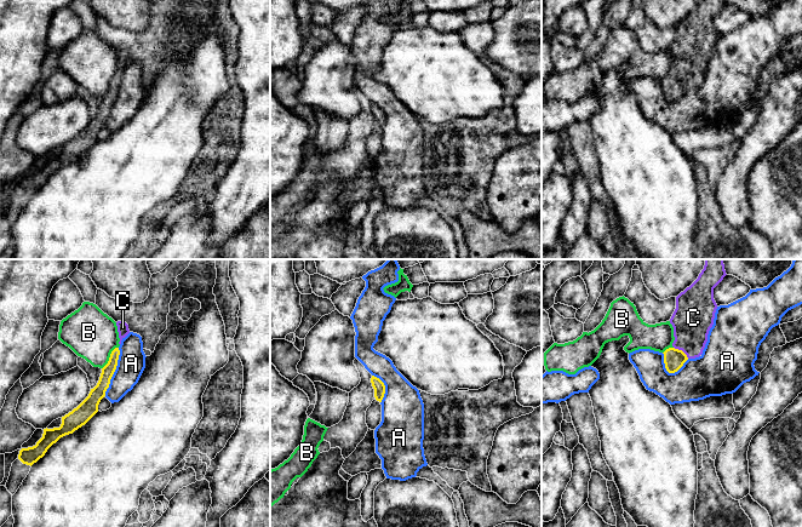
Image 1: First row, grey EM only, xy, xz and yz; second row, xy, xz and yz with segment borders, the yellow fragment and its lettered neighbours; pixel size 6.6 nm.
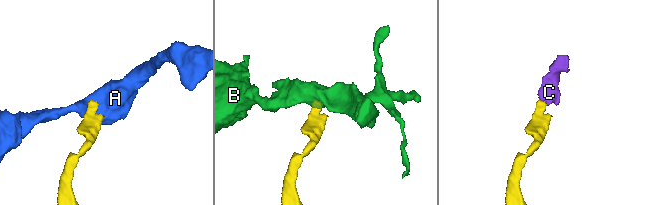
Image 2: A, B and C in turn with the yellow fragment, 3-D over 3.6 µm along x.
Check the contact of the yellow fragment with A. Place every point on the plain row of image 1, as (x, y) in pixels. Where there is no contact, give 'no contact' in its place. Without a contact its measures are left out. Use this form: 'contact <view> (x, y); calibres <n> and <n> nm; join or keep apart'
contact xy (114, 99); calibres 90 and 190 nm; keep apart

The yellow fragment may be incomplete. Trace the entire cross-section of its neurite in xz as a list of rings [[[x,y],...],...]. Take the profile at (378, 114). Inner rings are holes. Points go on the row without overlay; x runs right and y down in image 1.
[[[372,104],[371,111],[372,111],[372,115],[374,118],[374,126],[376,126],[376,128],[382,131],[382,128],[384,126],[384,122],[385,122],[385,114],[384,114],[384,111],[379,107],[377,107],[374,104]]]

